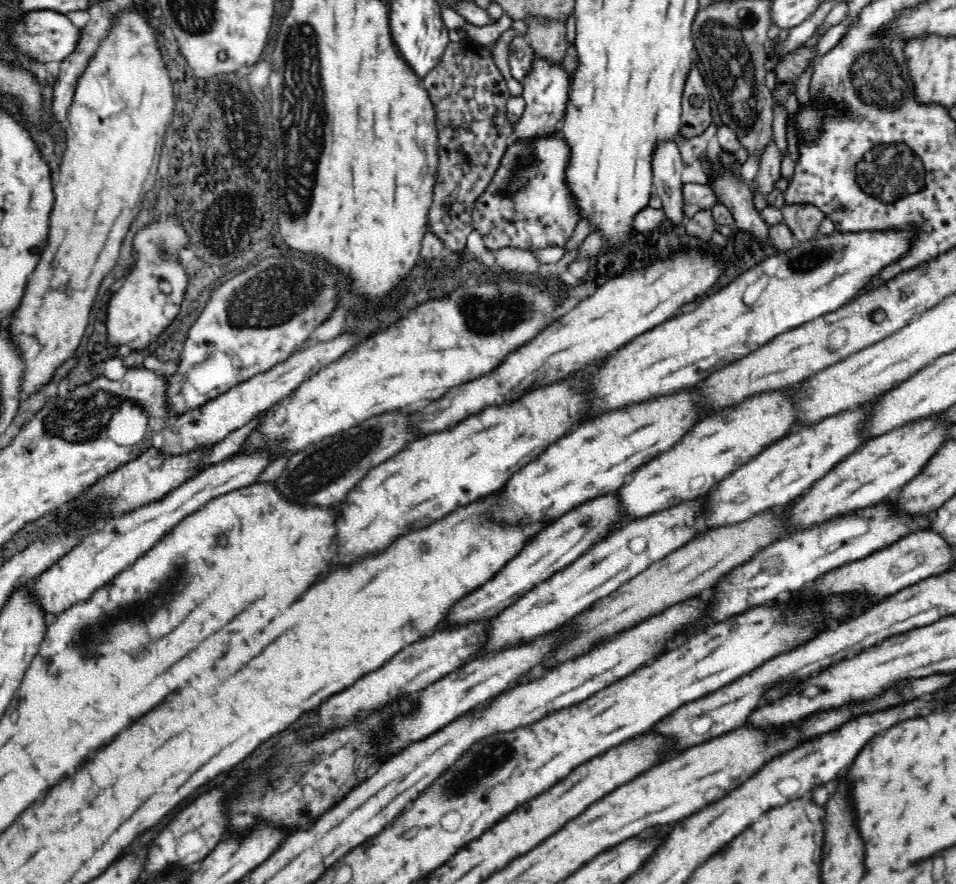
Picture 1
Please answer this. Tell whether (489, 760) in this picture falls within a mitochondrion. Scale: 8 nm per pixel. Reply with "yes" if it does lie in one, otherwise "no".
yes

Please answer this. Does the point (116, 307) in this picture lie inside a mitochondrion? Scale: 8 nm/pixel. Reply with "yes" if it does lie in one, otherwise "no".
no

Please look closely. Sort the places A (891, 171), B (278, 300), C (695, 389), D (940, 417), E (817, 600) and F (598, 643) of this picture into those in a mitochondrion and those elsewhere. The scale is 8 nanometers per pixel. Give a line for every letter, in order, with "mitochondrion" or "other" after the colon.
A: mitochondrion
B: mitochondrion
C: other
D: other
E: other
F: other

